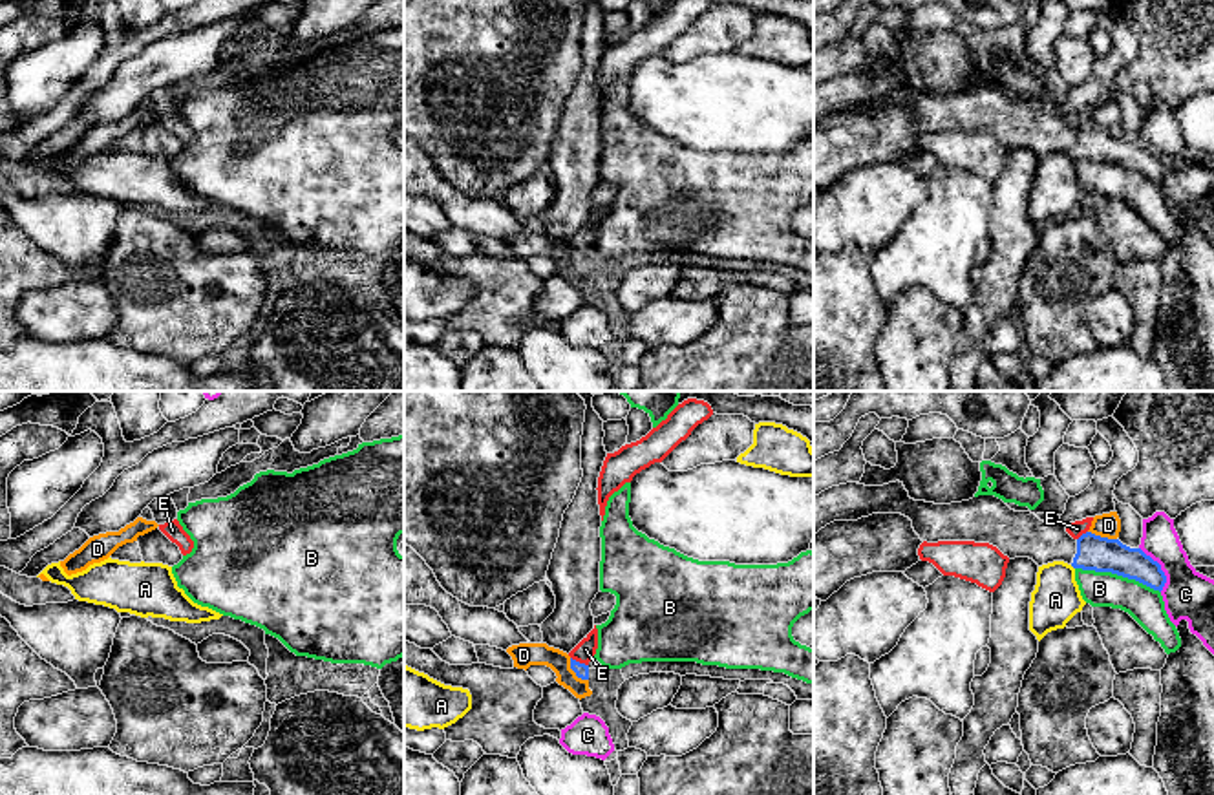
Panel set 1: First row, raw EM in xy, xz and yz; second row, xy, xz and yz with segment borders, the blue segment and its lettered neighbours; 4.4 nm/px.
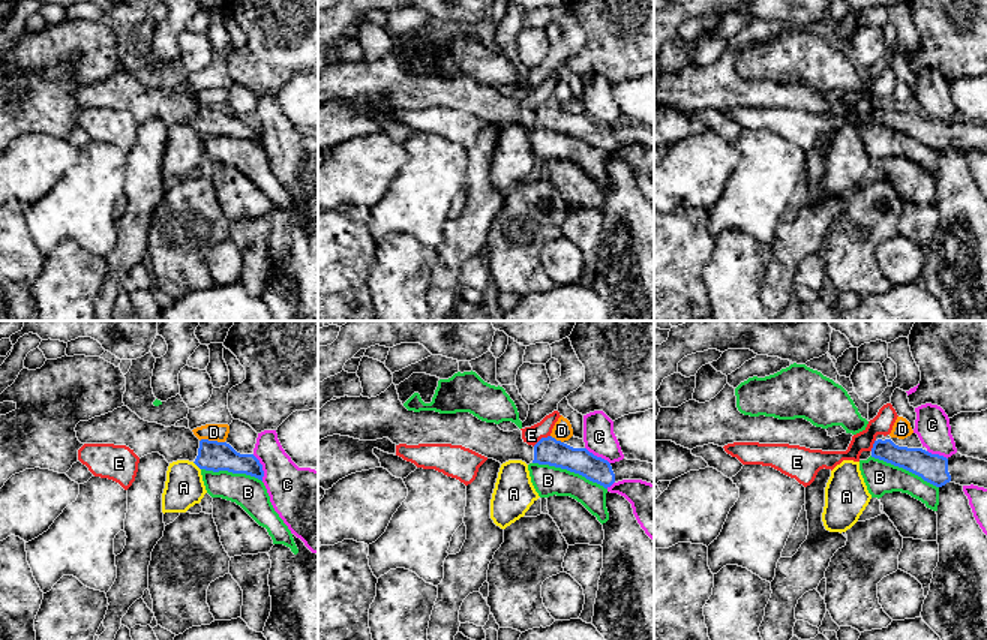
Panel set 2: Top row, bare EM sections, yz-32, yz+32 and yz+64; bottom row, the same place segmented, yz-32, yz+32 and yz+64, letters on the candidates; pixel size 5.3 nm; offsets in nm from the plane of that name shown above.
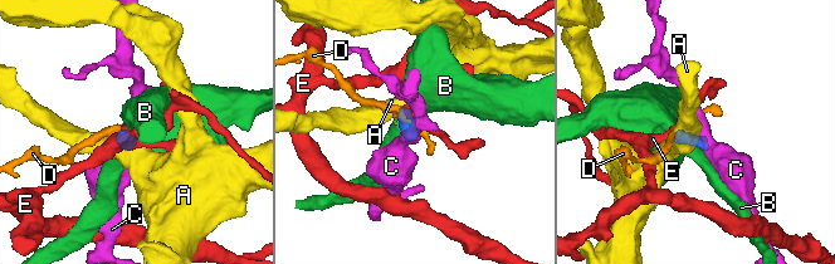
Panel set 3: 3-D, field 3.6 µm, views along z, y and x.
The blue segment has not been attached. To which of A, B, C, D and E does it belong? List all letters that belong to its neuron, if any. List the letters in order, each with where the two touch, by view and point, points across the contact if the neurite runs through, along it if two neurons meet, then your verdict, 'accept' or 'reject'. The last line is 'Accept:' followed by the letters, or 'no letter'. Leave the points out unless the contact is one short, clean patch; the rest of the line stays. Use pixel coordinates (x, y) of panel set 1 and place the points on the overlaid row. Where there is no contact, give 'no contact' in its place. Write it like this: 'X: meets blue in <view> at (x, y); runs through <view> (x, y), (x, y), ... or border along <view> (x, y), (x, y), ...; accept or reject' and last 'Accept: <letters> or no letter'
A: no contact; reject
B: meets blue in yz at (1118, 574); border along yz (1075, 567), (1134, 578), (1160, 593); reject
C: meets blue in yz at (1160, 569); border along yz (1139, 547), (1160, 565), (1165, 576), (1161, 591); reject
D: meets blue in xz at (575, 671); border along xz (569, 658), (569, 667), (587, 680); reject
E: meets blue in xz at (578, 662); border along xz (571, 657), (587, 666); reject
Accept: no letter

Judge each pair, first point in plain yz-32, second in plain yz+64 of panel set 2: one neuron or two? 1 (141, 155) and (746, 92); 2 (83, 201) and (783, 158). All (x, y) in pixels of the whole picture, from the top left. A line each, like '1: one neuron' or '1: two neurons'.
1: two neurons
2: one neuron

